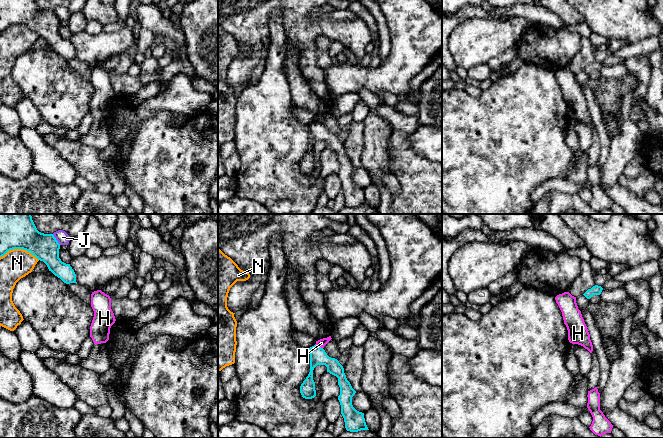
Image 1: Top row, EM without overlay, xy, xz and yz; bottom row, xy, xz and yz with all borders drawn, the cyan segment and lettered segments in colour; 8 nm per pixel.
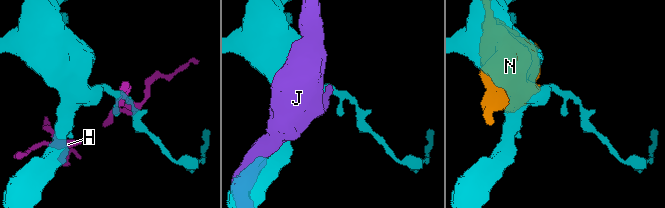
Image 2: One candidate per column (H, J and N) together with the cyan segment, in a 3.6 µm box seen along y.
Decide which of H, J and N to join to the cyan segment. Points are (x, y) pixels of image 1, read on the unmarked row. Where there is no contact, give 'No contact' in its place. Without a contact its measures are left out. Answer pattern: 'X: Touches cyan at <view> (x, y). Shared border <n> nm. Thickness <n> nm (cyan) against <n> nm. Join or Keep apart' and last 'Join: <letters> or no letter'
H: Touches cyan at xz (318, 122). Shared border 70 nm. Thickness 140 nm (cyan) against 70 nm. Keep apart
J: Touches cyan at xy (55, 15). Shared border 110 nm. Thickness 220 nm (cyan) against 100 nm. Keep apart
N: Touches cyan at xy (19, 24). Shared border 320 nm. Thickness 220 nm (cyan) against 240 nm. Keep apart
Join: no letter

